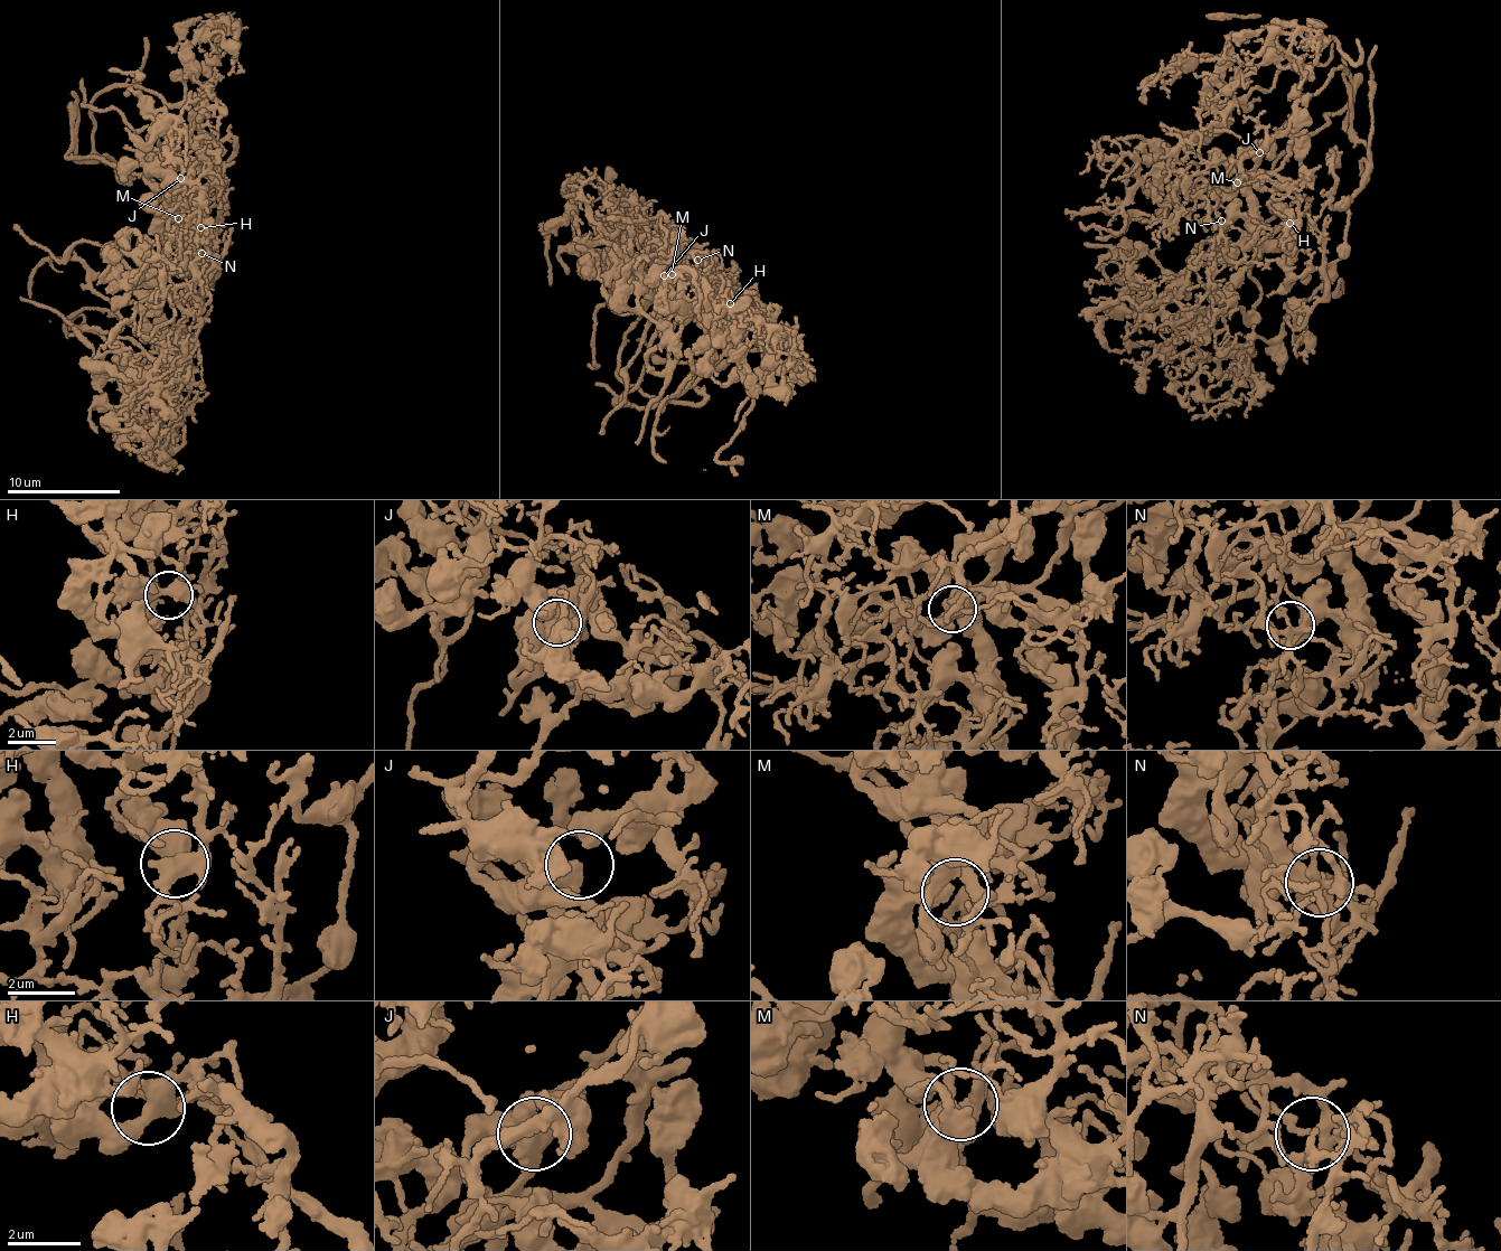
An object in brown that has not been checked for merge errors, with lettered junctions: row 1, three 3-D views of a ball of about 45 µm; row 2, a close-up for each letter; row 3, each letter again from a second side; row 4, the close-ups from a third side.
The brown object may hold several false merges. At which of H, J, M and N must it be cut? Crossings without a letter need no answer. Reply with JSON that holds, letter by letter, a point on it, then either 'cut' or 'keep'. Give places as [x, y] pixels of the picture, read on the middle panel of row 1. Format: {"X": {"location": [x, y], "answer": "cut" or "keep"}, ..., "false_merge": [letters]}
{"H": {"location": [730, 303], "answer": "keep"}, "J": {"location": [664, 275], "answer": "keep"}, "M": {"location": [672, 274], "answer": "keep"}, "N": {"location": [697, 260], "answer": "keep"}, "false_merge": []}

